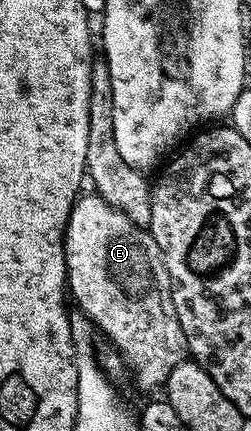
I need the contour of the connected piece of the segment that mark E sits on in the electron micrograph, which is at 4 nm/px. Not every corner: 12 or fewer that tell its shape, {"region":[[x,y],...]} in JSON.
{"region":[[91,192],[70,297],[143,390],[188,357],[150,229]]}

